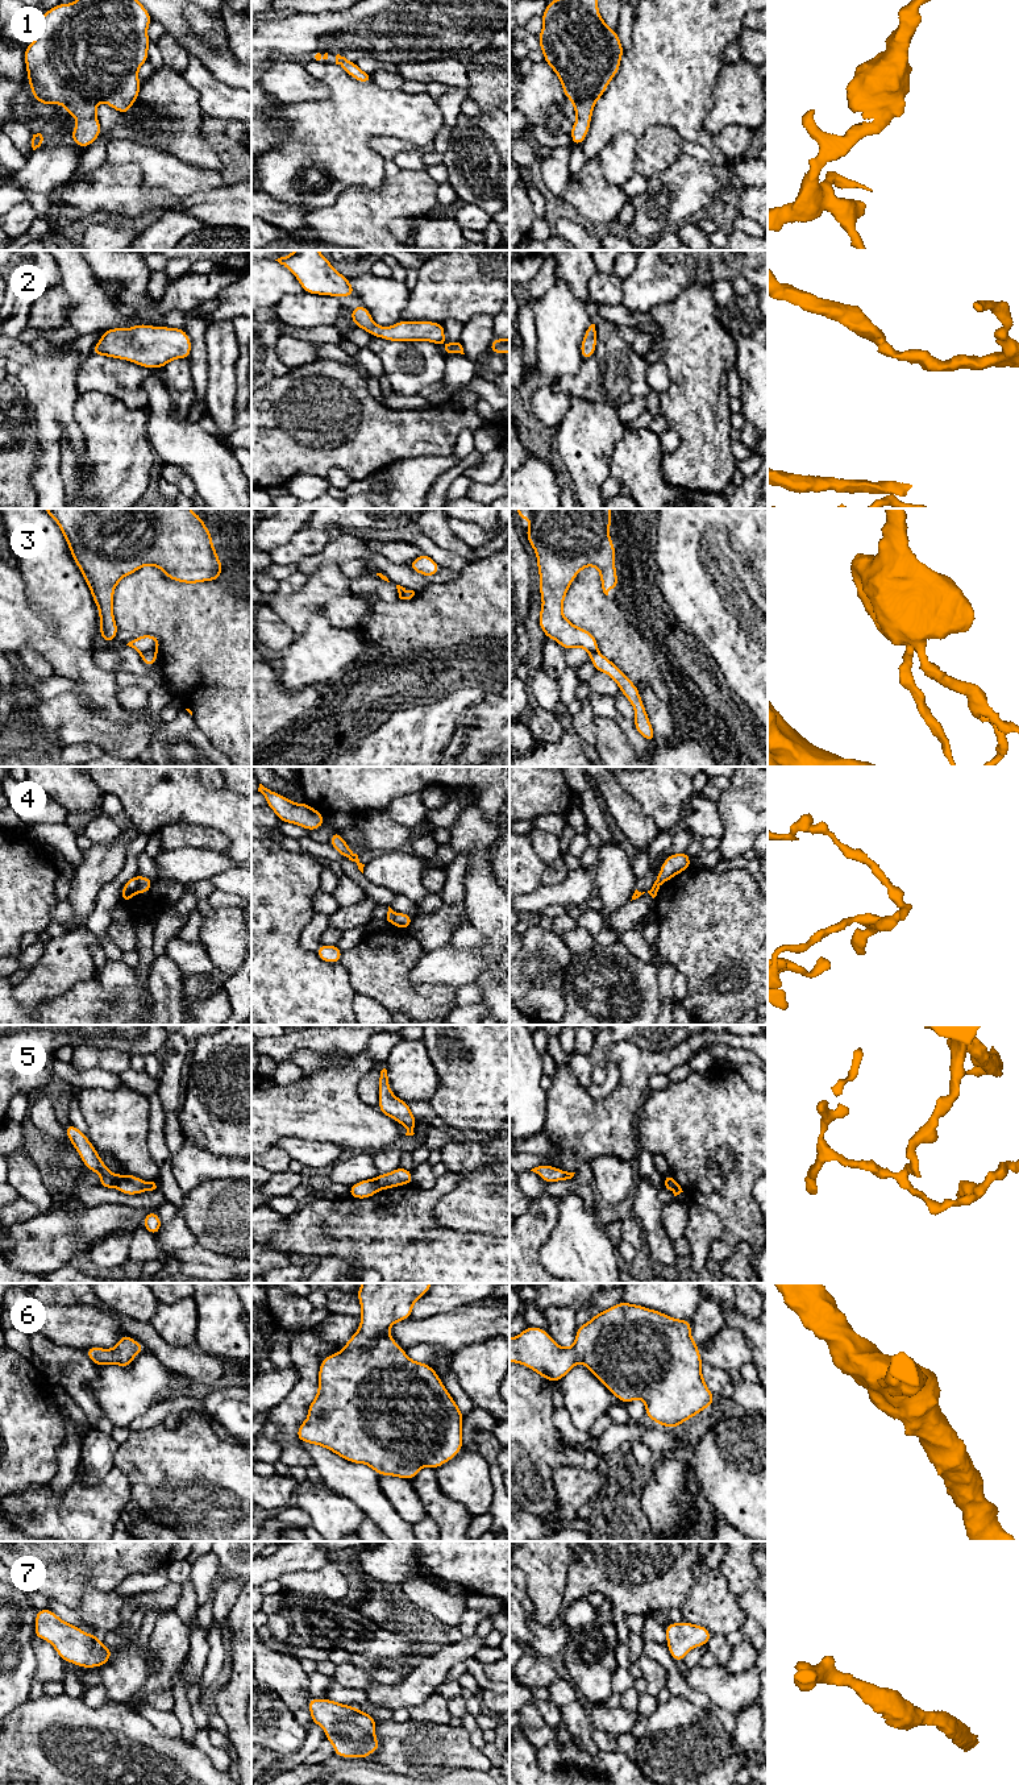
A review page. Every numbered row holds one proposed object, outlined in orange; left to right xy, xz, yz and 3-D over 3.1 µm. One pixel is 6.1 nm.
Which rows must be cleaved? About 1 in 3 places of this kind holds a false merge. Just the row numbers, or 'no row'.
3, 4, 5

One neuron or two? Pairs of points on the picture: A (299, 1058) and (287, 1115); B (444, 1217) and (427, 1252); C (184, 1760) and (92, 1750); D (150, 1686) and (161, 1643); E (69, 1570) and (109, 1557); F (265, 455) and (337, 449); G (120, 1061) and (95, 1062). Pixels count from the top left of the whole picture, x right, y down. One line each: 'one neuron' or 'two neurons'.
A: two neurons
B: two neurons
C: one neuron
D: one neuron
E: one neuron
F: one neuron
G: one neuron

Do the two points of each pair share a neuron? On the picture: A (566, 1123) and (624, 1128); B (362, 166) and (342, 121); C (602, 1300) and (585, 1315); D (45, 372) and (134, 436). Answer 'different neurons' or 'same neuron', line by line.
A: same neuron
B: same neuron
C: same neuron
D: different neurons

